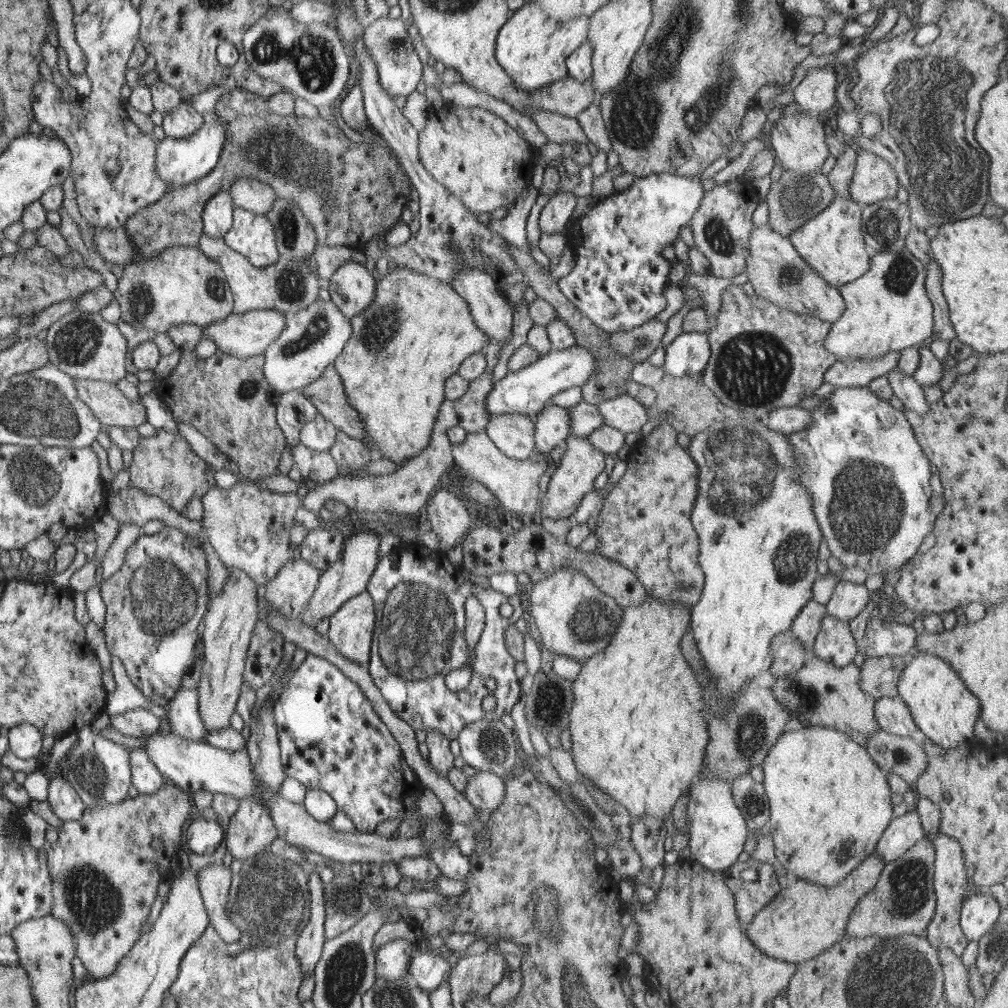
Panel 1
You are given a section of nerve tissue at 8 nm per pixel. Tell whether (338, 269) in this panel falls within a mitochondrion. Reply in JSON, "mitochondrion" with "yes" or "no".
{"mitochondrion":"no"}

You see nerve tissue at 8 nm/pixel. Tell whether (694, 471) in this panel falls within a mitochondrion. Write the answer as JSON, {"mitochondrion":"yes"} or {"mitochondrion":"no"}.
{"mitochondrion":"yes"}

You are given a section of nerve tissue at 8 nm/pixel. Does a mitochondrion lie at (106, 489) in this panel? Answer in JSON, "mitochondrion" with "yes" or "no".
{"mitochondrion":"no"}

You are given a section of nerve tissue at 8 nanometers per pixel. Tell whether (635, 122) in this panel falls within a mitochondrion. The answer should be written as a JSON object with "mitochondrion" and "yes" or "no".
{"mitochondrion":"yes"}

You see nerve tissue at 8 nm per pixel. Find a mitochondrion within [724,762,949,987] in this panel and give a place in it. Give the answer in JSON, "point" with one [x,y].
{"point":[908,890]}

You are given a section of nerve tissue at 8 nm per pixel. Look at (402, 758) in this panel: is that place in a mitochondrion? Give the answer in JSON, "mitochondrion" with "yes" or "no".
{"mitochondrion":"no"}

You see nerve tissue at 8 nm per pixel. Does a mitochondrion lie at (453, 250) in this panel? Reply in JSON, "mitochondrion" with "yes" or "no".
{"mitochondrion":"yes"}

